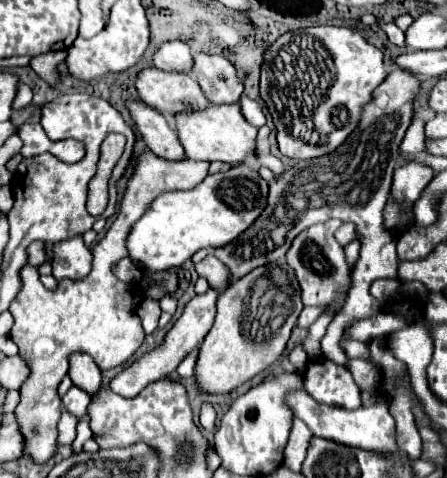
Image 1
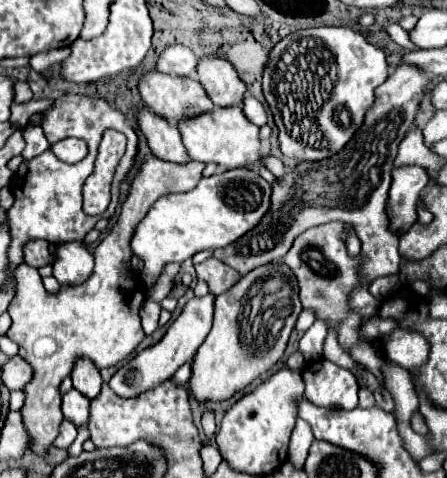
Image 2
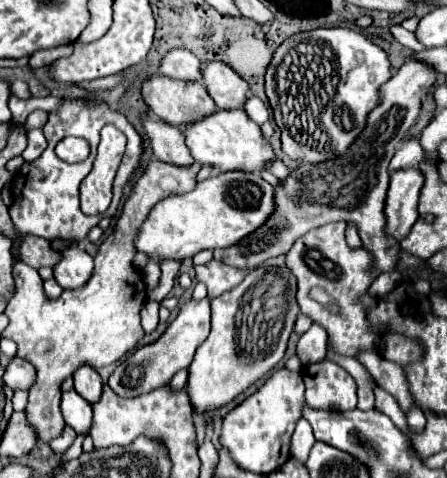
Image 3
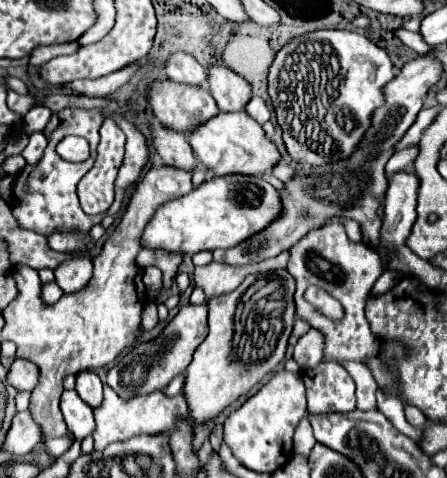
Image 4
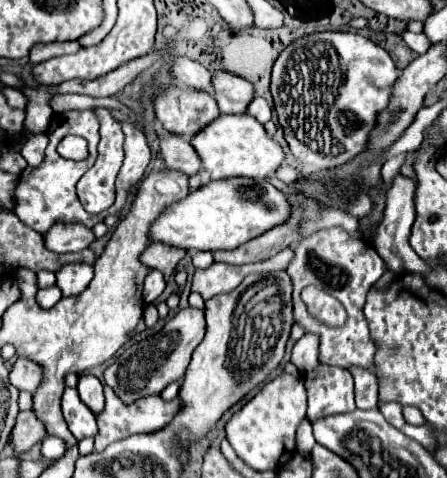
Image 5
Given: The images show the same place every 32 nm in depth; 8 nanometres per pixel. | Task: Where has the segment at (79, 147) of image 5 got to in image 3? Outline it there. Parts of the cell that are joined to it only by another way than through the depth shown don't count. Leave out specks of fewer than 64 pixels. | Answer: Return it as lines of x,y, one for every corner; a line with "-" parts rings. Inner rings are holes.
64,138
58,146
56,146
56,154
58,158
62,158
64,162
80,162
88,156
88,142
84,138

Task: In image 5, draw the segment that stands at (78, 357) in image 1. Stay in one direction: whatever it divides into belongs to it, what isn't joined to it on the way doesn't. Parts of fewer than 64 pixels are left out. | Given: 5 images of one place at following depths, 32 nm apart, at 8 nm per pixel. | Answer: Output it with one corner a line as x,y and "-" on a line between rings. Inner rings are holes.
82,374
78,376
78,394
82,398
82,402
92,410
92,412
100,412
100,408
104,406
104,394
102,394
102,382
96,376
90,374

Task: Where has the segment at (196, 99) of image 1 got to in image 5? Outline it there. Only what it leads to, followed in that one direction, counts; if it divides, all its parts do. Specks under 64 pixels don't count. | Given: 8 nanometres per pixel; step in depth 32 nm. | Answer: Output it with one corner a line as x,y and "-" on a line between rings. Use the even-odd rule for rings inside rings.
166,86
154,98
154,112
164,130
192,138
204,124
220,116
216,100
188,86

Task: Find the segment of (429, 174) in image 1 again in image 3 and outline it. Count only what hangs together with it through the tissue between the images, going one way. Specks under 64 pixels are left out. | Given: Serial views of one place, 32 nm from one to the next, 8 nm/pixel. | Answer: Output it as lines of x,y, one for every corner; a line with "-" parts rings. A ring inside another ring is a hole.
402,168
392,172
388,198
386,198
386,232
396,240
402,240
412,224
418,220
418,198
424,186
424,174
420,168

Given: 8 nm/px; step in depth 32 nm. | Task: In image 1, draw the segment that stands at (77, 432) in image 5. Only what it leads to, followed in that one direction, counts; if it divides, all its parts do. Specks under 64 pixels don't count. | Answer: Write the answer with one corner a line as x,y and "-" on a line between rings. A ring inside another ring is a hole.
72,386
66,392
66,396
62,398
62,404
64,404
64,408
68,408
68,412
72,412
78,418
82,418
86,414
88,404
90,404
90,396
88,396
86,390
82,390
78,386

